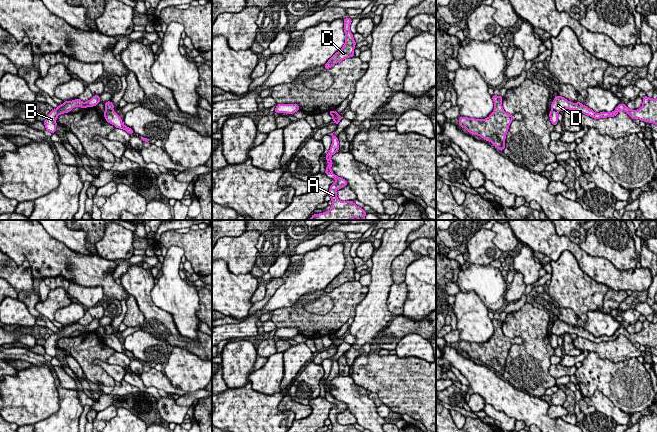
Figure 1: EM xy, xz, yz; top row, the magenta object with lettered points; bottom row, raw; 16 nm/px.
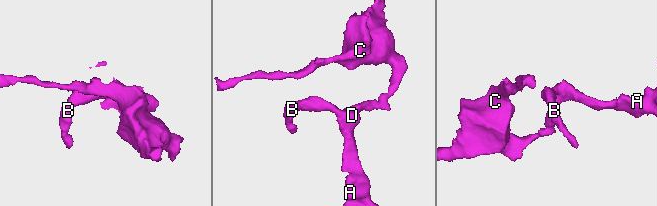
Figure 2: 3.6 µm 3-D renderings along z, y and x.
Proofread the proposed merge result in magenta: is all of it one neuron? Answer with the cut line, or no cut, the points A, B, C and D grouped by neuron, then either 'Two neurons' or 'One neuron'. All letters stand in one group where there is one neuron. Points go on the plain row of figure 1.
Split along xy (106, 333), (112, 334). Groups: A B D / C. Two neurons

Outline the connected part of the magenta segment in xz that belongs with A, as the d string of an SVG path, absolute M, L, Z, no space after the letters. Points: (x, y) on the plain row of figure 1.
M330 357L329 359L332 360L332 368L330 371L329 376L326 379L326 385L328 386L328 389L325 394L326 399L333 399L333 403L336 405L330 410L329 413L329 420L331 421L332 429L331 432L361 432L357 430L354 425L341 425L337 422L336 415L338 413L342 413L343 411L347 410L347 404L338 401L336 398L333 397L331 394L331 390L333 389L333 386L331 385L331 380L334 379L336 376L339 375L339 365L338 361L334 360L333 357Z

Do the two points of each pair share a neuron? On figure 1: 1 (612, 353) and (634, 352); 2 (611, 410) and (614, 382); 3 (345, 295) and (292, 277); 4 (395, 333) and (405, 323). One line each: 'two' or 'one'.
1: one
2: two
3: two
4: one

